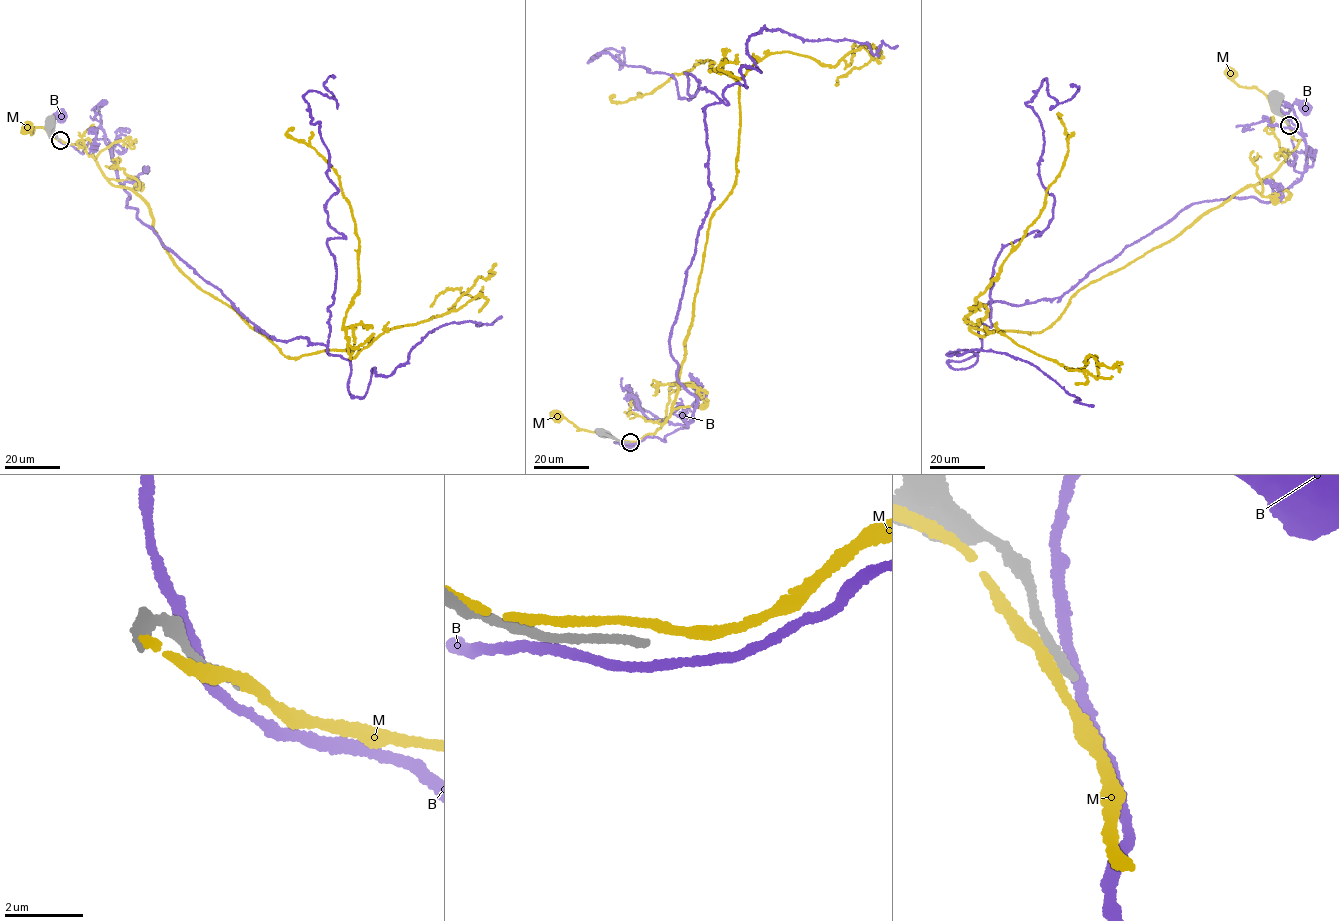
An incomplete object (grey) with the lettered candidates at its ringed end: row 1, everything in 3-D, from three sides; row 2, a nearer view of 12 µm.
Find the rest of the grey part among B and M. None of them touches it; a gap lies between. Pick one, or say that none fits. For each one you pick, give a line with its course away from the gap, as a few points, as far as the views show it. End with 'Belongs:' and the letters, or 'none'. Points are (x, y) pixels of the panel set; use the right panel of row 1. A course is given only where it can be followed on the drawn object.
Belongs: none

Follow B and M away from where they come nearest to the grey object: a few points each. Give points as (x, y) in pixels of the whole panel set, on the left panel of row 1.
B: (59, 140), (53, 122), (61, 116)
M: (61, 140), (50, 136), (41, 127), (35, 128), (31, 134), (27, 127)

